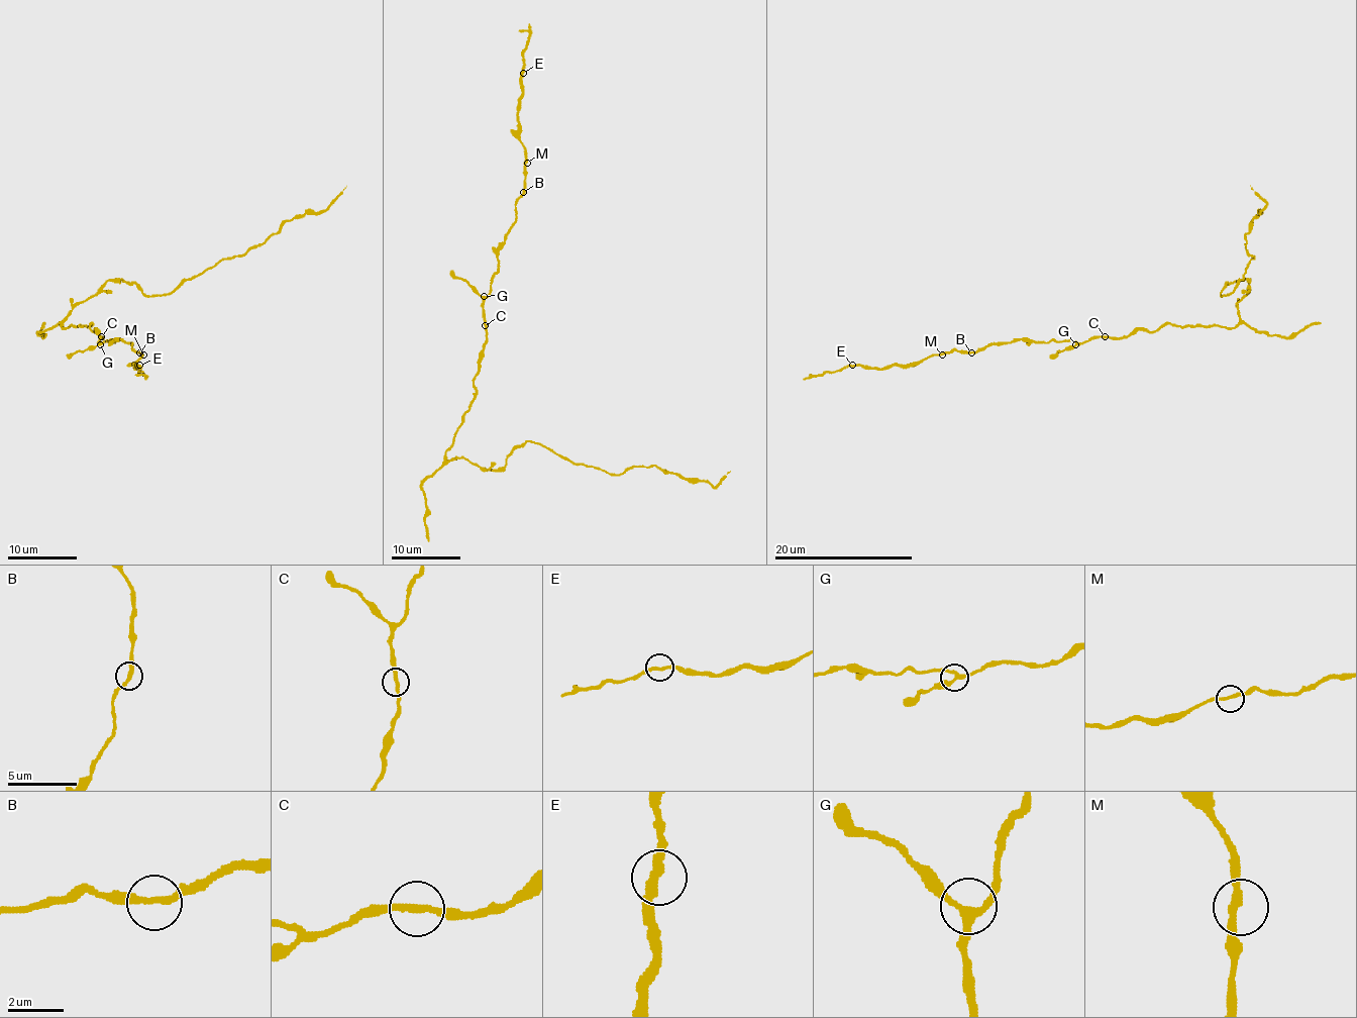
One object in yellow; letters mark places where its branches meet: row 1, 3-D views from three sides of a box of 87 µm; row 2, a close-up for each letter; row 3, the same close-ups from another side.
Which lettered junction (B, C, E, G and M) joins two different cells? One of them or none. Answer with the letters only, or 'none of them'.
none of them

